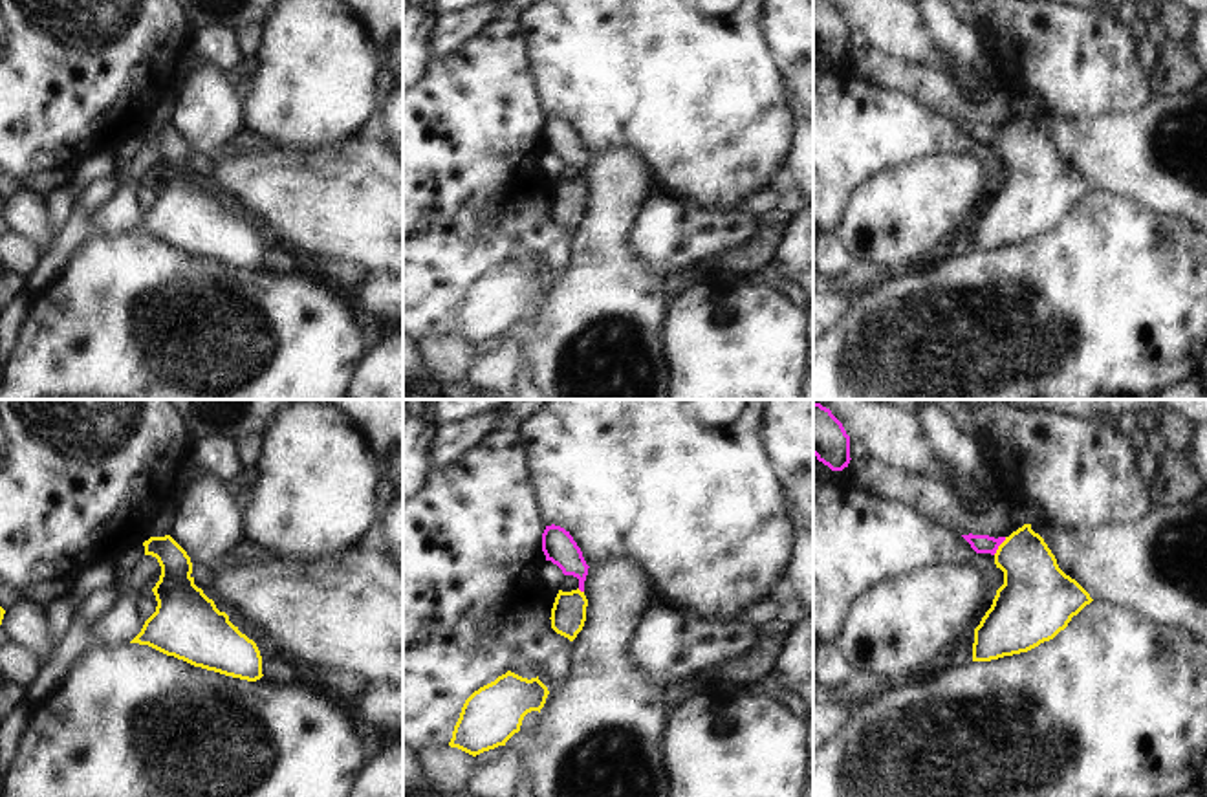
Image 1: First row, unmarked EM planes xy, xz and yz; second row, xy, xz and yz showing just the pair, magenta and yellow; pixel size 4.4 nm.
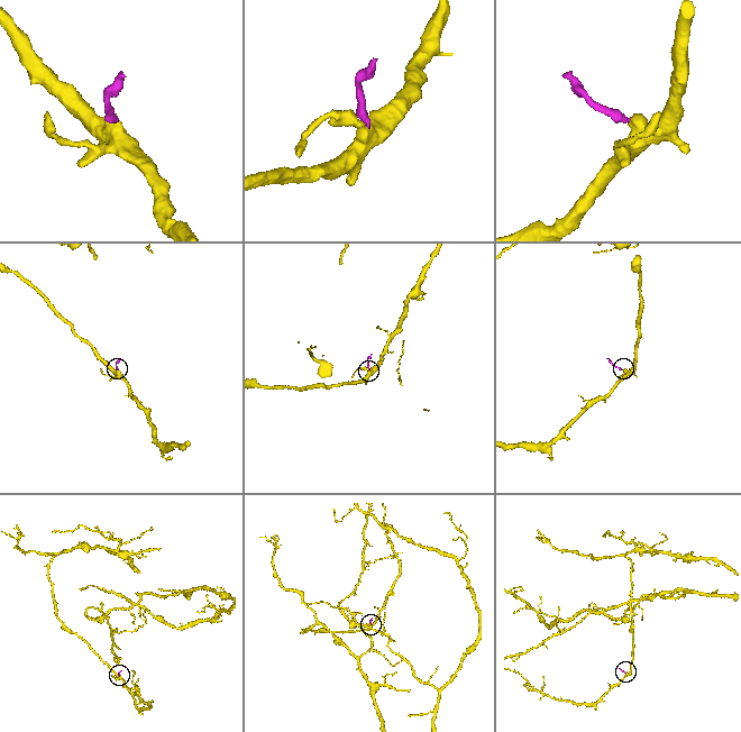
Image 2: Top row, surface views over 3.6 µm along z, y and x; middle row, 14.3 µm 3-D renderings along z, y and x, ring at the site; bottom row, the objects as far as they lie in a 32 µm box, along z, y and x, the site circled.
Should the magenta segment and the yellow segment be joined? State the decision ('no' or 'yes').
yes

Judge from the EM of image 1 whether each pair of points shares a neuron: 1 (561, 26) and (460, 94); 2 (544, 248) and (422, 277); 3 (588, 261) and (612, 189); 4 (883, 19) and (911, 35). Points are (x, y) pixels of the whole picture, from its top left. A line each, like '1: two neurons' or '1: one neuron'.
1: two neurons
2: one neuron
3: one neuron
4: one neuron

